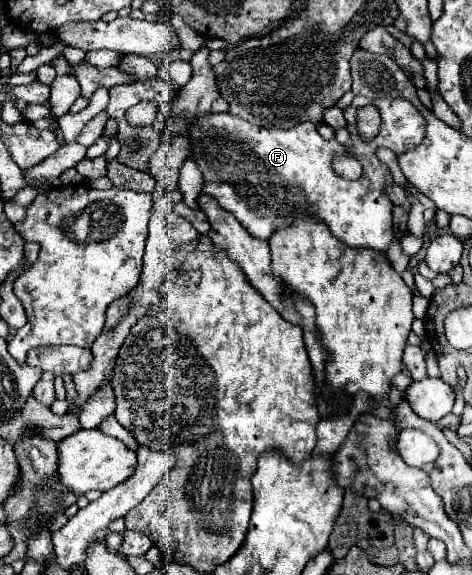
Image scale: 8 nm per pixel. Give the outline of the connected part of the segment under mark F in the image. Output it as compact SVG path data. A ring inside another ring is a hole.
M354 96L352 104L350 104L350 110L352 110L350 124L356 124L356 120L358 120L356 110L362 106L368 106L368 104L376 106L382 116L380 132L372 140L366 140L366 142L358 134L352 132L350 146L338 144L336 140L324 140L318 134L314 122L302 122L290 130L276 130L276 128L272 130L272 128L252 126L250 122L246 122L240 116L234 116L230 112L208 112L204 116L188 120L188 124L190 124L188 126L190 158L202 170L202 176L204 176L202 192L206 196L212 196L214 200L218 200L218 204L226 212L230 212L250 232L250 236L254 236L258 240L270 240L278 228L290 226L296 216L314 216L314 218L320 218L324 224L328 224L330 232L350 248L372 248L378 252L388 252L390 244L394 242L394 230L392 230L394 204L384 194L384 186L392 180L392 176L390 176L386 164L382 164L376 158L376 150L380 146L390 148L394 154L404 154L406 150L414 150L416 144L424 140L426 120L406 100L368 100L362 96ZM344 152L350 152L352 156L356 156L364 168L360 180L356 180L356 182L342 178L340 174L336 174L336 170L332 166L336 154L344 154ZM292 192L294 194L302 192L306 196L304 206L298 206L286 198L286 194L292 194Z

